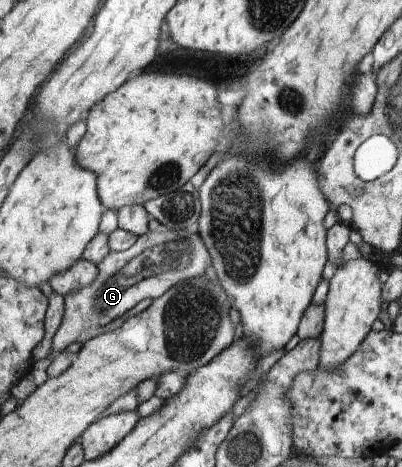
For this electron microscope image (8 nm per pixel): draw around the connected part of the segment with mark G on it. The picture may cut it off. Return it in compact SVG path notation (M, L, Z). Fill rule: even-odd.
M160 228L141 235L129 250L111 252L108 258L98 265L100 276L97 282L88 284L86 288L74 291L73 295L65 298L65 314L52 338L50 352L45 358L35 361L29 373L36 387L43 386L49 380L47 370L70 344L84 344L92 338L109 333L131 313L164 296L176 284L205 276L206 268L213 266L214 260L210 255L210 248L204 244L202 234L197 233L196 236L190 236L188 230Z

